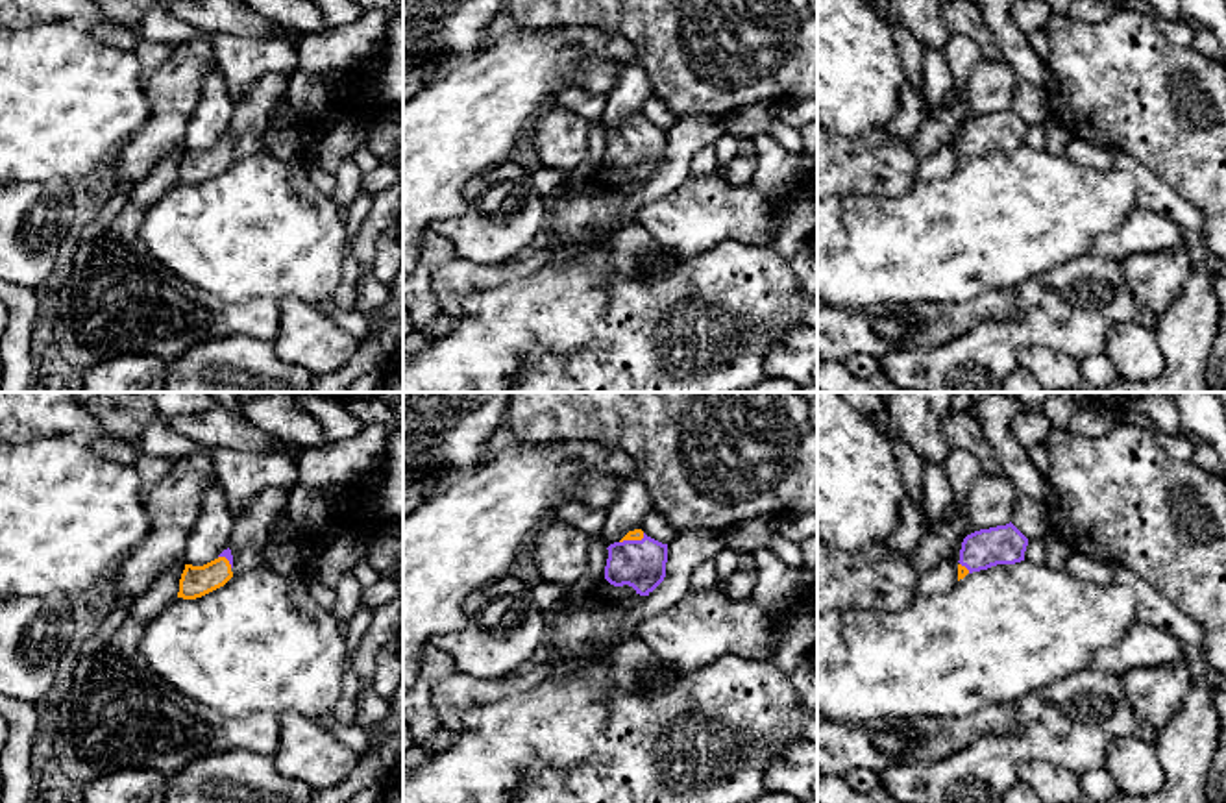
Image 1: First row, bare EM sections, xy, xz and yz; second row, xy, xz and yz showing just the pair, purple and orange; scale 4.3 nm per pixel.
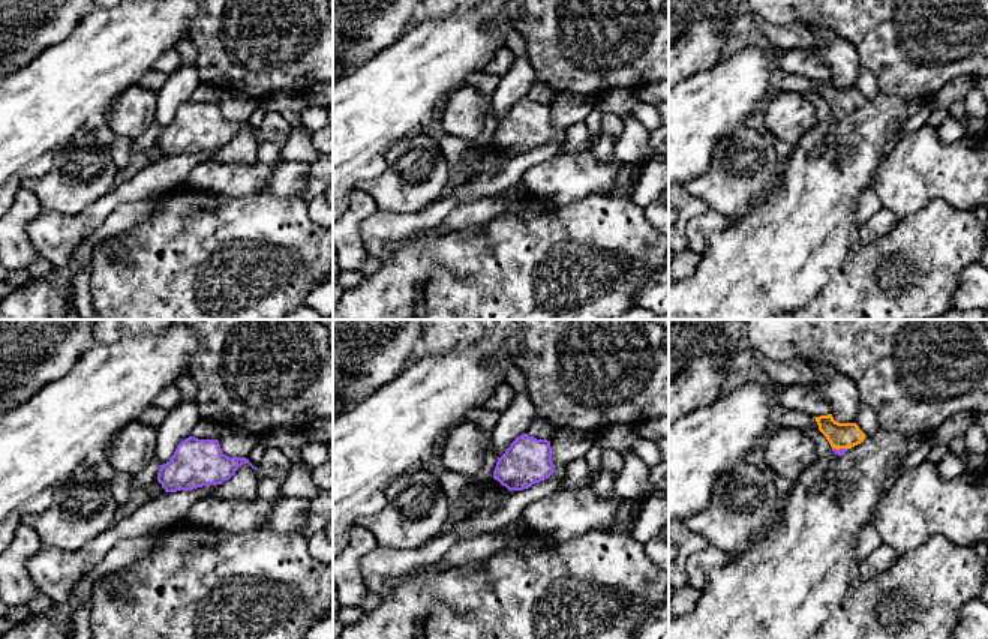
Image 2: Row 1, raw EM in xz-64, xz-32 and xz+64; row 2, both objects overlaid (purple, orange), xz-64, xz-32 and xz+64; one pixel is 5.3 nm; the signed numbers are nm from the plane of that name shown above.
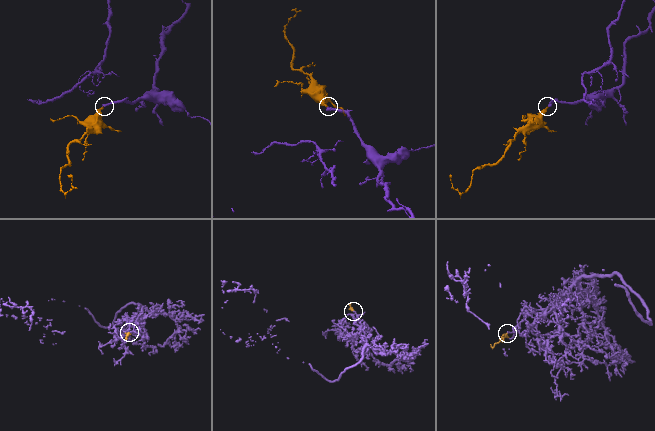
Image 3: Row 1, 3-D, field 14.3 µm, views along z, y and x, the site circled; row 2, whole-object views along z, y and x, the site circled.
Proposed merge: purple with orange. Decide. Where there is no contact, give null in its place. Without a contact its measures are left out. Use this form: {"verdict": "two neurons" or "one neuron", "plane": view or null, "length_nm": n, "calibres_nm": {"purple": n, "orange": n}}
{"verdict": "one neuron", "plane": "xz", "length_nm": 120, "calibres_nm": {"purple": 200, "orange": 50}}

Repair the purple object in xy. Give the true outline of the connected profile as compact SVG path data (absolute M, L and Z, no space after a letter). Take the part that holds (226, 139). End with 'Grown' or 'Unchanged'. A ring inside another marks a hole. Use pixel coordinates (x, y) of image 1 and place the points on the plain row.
M229 133L203 152L185 150L178 183L196 185L224 172L233 163L231 154L233 141Z. Grown

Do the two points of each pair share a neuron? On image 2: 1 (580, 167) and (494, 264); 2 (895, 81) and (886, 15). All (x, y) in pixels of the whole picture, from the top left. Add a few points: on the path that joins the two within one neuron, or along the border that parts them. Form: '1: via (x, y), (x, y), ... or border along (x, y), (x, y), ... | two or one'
1: border along (588, 197), (553, 207) | two
2: via (895, 65), (894, 32) | one

